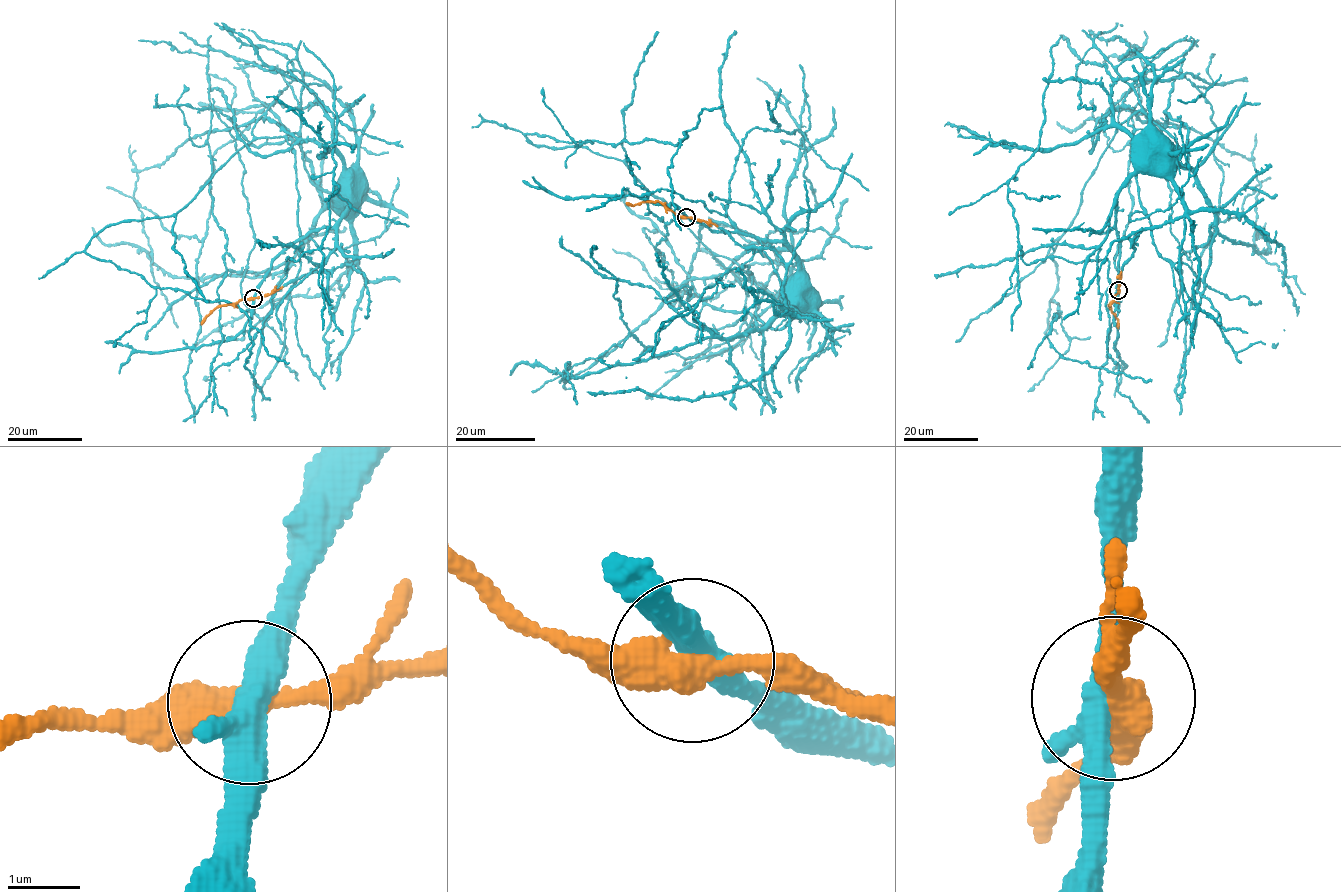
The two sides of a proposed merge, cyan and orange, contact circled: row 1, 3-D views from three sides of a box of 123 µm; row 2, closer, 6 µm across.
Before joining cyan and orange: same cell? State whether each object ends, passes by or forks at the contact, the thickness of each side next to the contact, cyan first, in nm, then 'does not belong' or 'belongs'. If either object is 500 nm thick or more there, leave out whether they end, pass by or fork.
cyan passes by | orange passes by | 400/400 nm | belongs

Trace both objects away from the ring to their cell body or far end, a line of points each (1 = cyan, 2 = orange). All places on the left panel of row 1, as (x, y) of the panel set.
1: (254, 298), (257, 285), (276, 257), (310, 233), (331, 228), (341, 216), (347, 205), (340, 188)
2: (254, 298), (217, 305), (201, 324)

